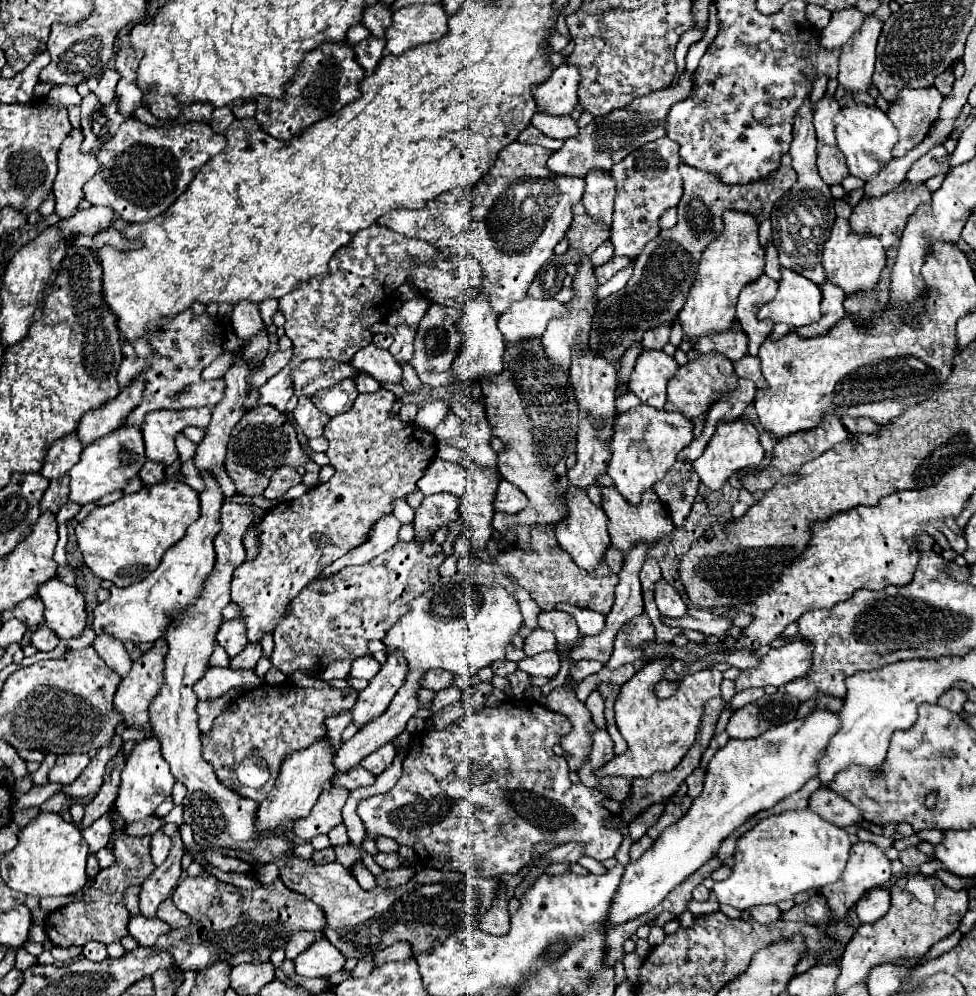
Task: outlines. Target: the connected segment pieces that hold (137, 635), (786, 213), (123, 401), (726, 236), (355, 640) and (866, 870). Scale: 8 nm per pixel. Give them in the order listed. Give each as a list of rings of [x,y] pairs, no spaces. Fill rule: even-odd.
[[[199,470],[199,476],[205,482],[205,490],[199,492],[201,500],[201,518],[193,522],[187,528],[187,534],[165,552],[161,564],[141,582],[129,584],[125,588],[113,586],[109,592],[111,596],[97,604],[93,614],[93,630],[95,634],[111,634],[113,638],[121,642],[155,642],[169,624],[175,622],[175,618],[187,608],[189,602],[193,602],[199,592],[203,590],[203,582],[207,580],[209,572],[215,564],[215,550],[213,550],[213,538],[221,530],[219,524],[219,510],[223,504],[223,492],[211,472]]]
[[[809,98],[805,104],[797,110],[797,116],[793,120],[793,142],[791,142],[791,158],[793,158],[793,168],[797,172],[797,182],[793,188],[775,204],[771,212],[771,224],[773,224],[773,244],[779,252],[779,262],[785,268],[795,270],[797,274],[813,280],[817,286],[821,286],[827,276],[821,266],[821,254],[823,254],[823,244],[829,238],[831,226],[835,222],[835,200],[829,192],[829,186],[821,180],[817,172],[817,136],[813,128],[813,110]]]
[[[137,376],[127,388],[119,392],[117,398],[109,400],[109,404],[103,404],[93,412],[85,412],[81,424],[77,426],[77,436],[81,438],[81,442],[89,444],[119,428],[125,422],[127,414],[141,402],[143,388],[145,388],[145,378]]]
[[[725,210],[721,236],[705,248],[693,288],[689,290],[687,302],[679,312],[679,322],[687,336],[725,332],[735,320],[735,304],[743,286],[755,282],[765,268],[765,250],[759,244],[759,224],[747,212]]]
[[[415,540],[409,544],[397,542],[391,550],[383,552],[367,564],[349,566],[327,580],[311,582],[305,590],[301,590],[301,594],[293,598],[293,604],[289,604],[289,612],[283,616],[281,624],[277,624],[273,632],[275,648],[269,660],[273,662],[273,666],[277,666],[283,674],[289,676],[295,670],[311,670],[317,674],[323,670],[325,662],[331,660],[353,660],[367,656],[367,642],[377,636],[385,636],[385,632],[395,624],[395,620],[407,612],[407,604],[439,580],[437,568],[443,560],[445,556],[441,554],[441,546],[431,540],[425,544],[417,544]]]
[[[857,842],[853,844],[851,852],[849,852],[849,862],[847,862],[847,868],[841,876],[841,880],[825,886],[819,890],[819,894],[827,900],[827,906],[831,910],[831,922],[839,922],[847,916],[849,908],[871,888],[875,886],[883,886],[887,880],[891,878],[891,862],[885,858],[883,850],[875,844],[869,844],[869,842]]]

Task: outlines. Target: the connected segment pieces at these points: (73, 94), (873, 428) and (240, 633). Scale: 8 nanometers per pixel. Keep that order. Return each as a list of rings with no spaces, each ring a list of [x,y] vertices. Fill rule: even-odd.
[[[73,84],[53,86],[53,90],[47,94],[47,98],[55,100],[55,104],[63,104],[63,106],[71,106],[71,104],[79,106],[81,104],[81,96]]]
[[[841,416],[841,422],[845,424],[845,428],[851,432],[851,434],[871,434],[871,432],[879,432],[879,426],[873,422],[873,420],[853,420],[851,416]]]
[[[235,618],[231,622],[221,624],[221,628],[217,632],[217,642],[225,648],[225,652],[227,652],[229,658],[237,656],[247,646],[245,624],[241,622],[241,618]]]

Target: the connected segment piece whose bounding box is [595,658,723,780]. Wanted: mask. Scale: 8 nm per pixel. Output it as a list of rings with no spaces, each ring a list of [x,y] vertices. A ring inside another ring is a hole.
[[[669,658],[653,660],[645,664],[635,676],[623,684],[619,698],[615,702],[615,722],[621,736],[627,740],[627,750],[621,756],[609,760],[609,764],[597,768],[597,776],[625,776],[625,778],[649,778],[655,772],[671,772],[687,750],[695,744],[695,734],[701,724],[703,704],[719,696],[719,684],[723,674],[717,670],[699,670],[693,676],[685,676],[677,688],[677,692],[661,700],[655,696],[655,684],[661,682],[665,666],[669,666]]]

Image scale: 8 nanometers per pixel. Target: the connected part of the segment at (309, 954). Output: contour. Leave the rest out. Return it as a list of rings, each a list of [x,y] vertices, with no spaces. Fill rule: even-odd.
[[[319,938],[305,952],[301,952],[293,964],[299,976],[327,978],[343,968],[345,958],[341,952],[337,952],[337,948],[333,948],[333,944],[329,944],[329,940]]]

